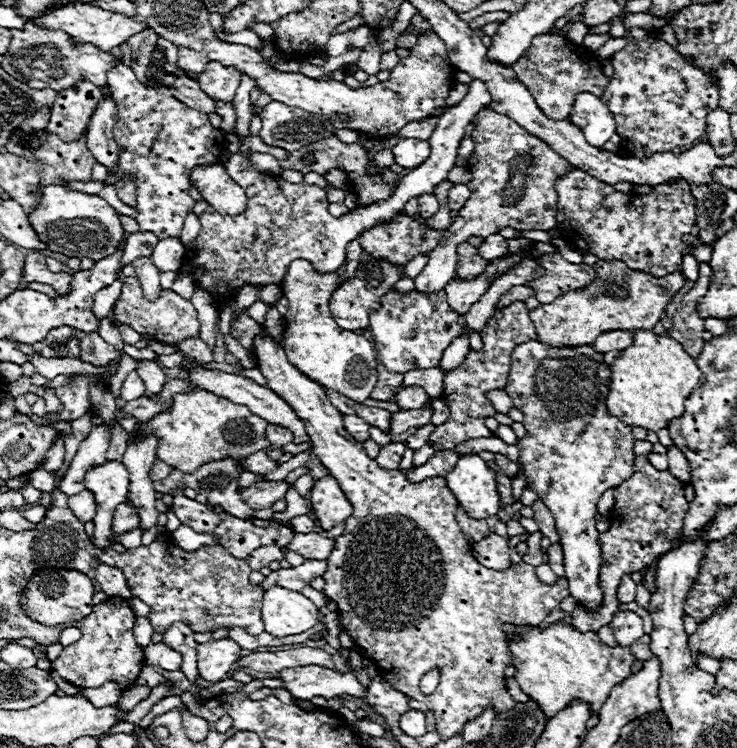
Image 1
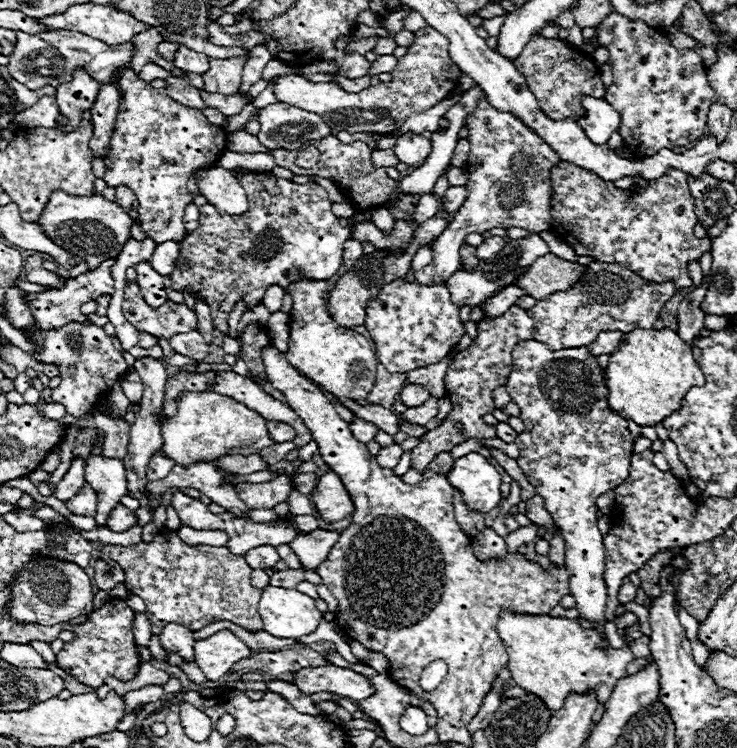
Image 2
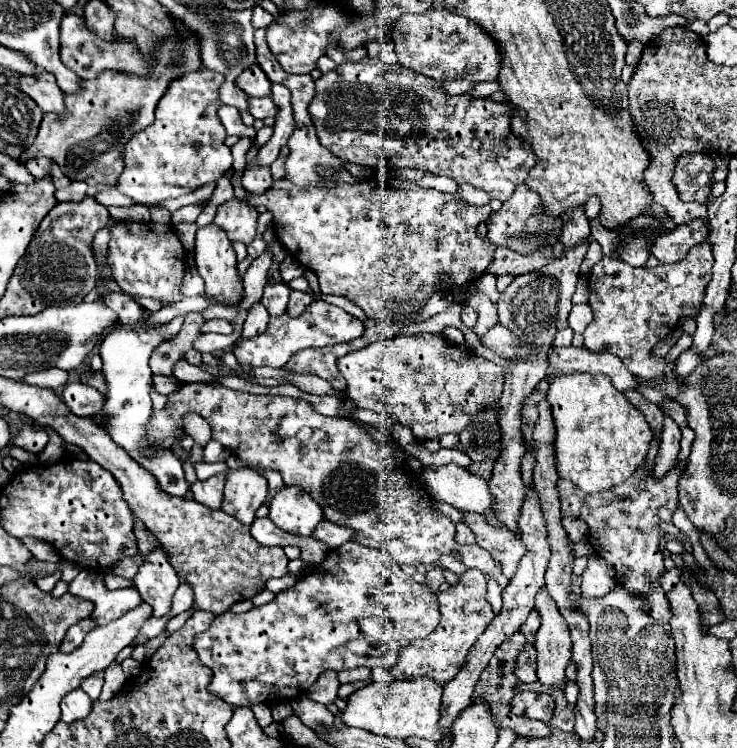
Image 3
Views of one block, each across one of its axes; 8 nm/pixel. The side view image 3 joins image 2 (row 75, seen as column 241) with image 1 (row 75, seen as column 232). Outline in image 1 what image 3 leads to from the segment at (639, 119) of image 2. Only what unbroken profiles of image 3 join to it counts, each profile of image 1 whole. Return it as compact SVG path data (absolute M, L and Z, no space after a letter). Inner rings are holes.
M620 16L610 22L610 38L626 38L630 46L614 52L610 62L614 66L614 76L602 94L602 102L614 110L614 118L618 118L618 136L622 138L622 150L626 150L634 158L650 158L654 152L666 152L674 146L686 146L702 140L706 134L706 116L714 106L718 106L718 90L708 82L708 76L692 64L692 58L684 58L674 46L666 44L652 32L644 28L626 30Z

